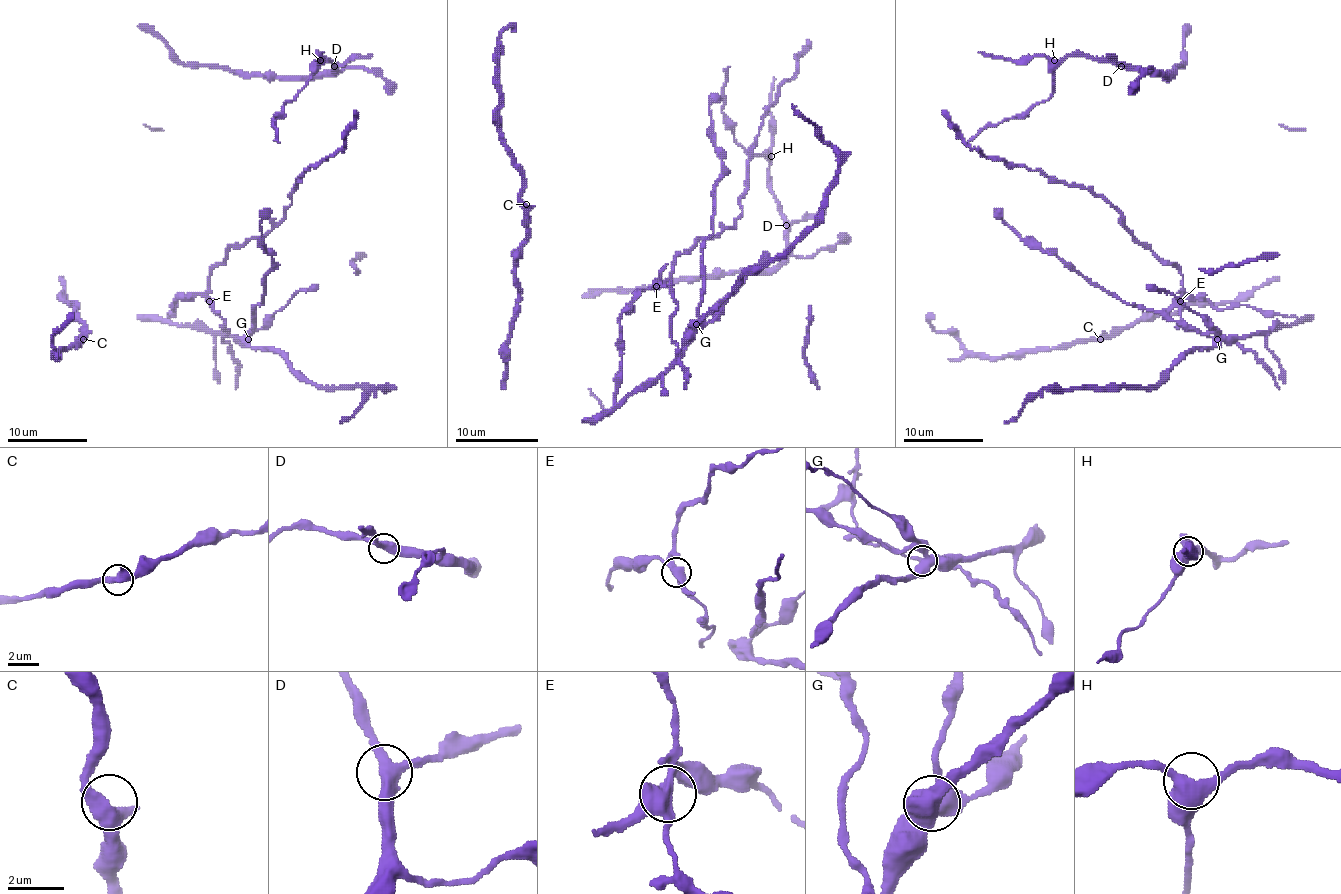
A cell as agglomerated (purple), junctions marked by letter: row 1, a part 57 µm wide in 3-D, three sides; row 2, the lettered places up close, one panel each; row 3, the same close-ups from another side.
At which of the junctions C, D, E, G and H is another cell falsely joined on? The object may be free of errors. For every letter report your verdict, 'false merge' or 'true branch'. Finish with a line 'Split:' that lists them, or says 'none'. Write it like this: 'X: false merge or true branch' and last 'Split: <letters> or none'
C: true branch
D: true branch
E: false merge
G: true branch
H: true branch
Split: E

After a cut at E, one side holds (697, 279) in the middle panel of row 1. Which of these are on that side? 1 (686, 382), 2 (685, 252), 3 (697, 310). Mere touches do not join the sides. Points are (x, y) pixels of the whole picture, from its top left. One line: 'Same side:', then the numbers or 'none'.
Same side: 3

